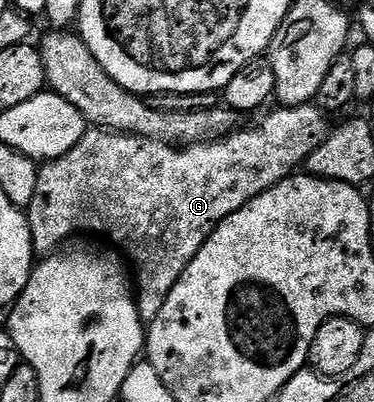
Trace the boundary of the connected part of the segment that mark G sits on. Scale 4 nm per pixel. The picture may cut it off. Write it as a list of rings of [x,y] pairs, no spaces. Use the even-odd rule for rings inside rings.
[[[314,104],[306,106],[280,105],[278,109],[273,111],[272,114],[264,113],[262,115],[264,118],[256,126],[249,127],[248,130],[239,128],[225,138],[216,138],[209,142],[194,142],[191,146],[170,146],[157,140],[139,138],[135,134],[117,134],[114,130],[101,130],[98,128],[88,129],[87,133],[81,136],[81,140],[77,140],[77,144],[73,144],[73,148],[69,148],[69,152],[65,152],[65,156],[55,158],[51,162],[42,163],[39,167],[37,192],[33,195],[33,204],[28,206],[25,211],[36,255],[46,256],[56,253],[66,243],[63,241],[70,234],[79,234],[82,230],[88,230],[91,234],[104,234],[109,241],[116,242],[131,257],[131,262],[135,265],[136,275],[134,274],[133,282],[137,287],[139,315],[143,317],[144,323],[150,324],[161,312],[169,292],[173,292],[173,284],[177,284],[177,280],[181,280],[185,268],[193,260],[193,256],[197,256],[197,252],[203,247],[205,240],[209,240],[211,233],[226,218],[233,216],[233,212],[245,208],[245,204],[249,204],[257,196],[261,196],[266,190],[273,188],[283,178],[290,178],[292,174],[296,173],[306,163],[307,157],[326,140],[329,133],[329,125],[327,126],[329,118],[318,106]]]

